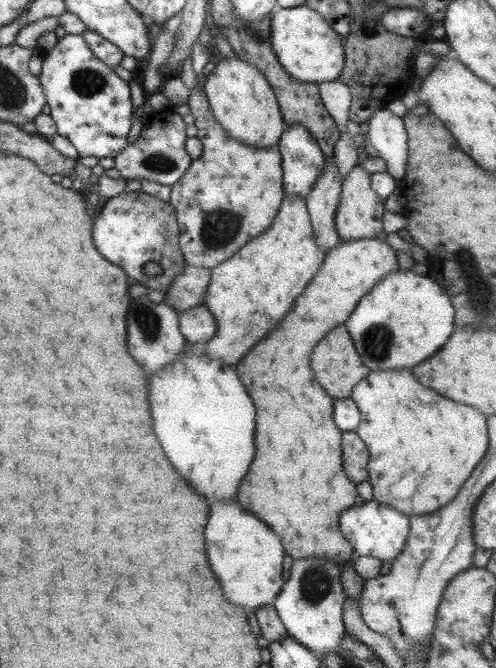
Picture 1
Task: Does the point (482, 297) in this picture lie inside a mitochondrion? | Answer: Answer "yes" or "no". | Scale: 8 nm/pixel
yes

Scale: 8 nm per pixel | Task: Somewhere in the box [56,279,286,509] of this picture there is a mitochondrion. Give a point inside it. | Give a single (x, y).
(148, 323)

